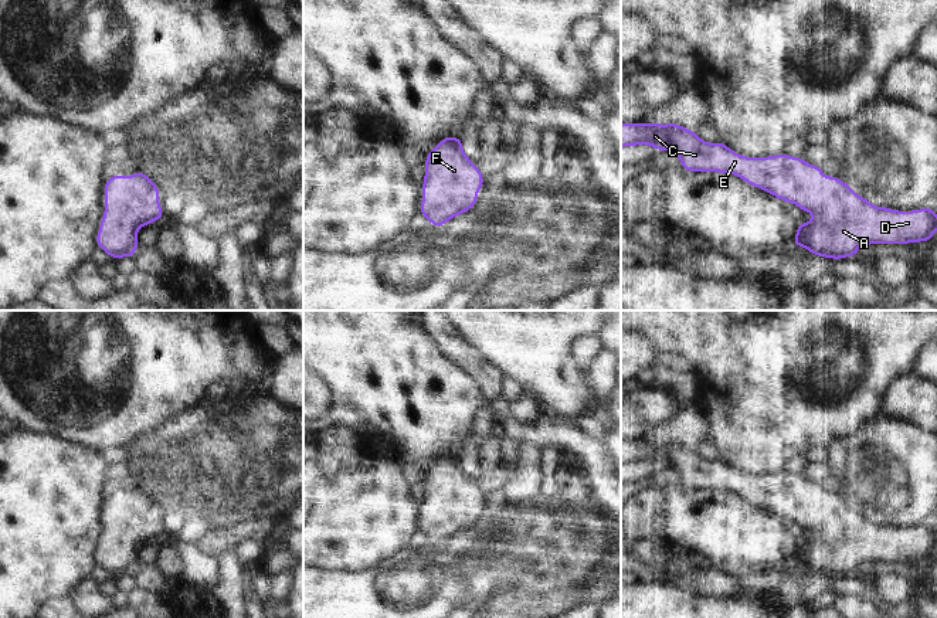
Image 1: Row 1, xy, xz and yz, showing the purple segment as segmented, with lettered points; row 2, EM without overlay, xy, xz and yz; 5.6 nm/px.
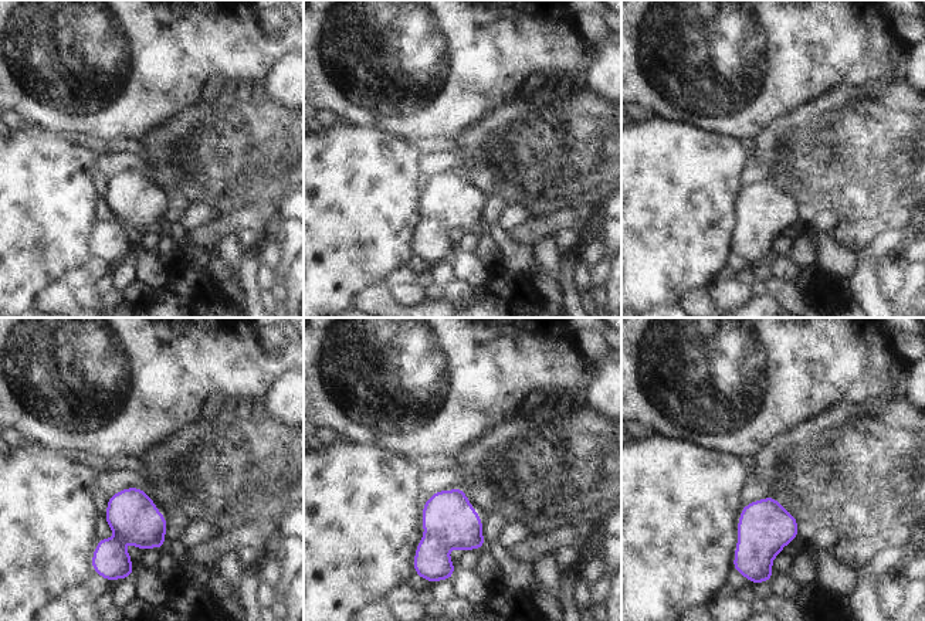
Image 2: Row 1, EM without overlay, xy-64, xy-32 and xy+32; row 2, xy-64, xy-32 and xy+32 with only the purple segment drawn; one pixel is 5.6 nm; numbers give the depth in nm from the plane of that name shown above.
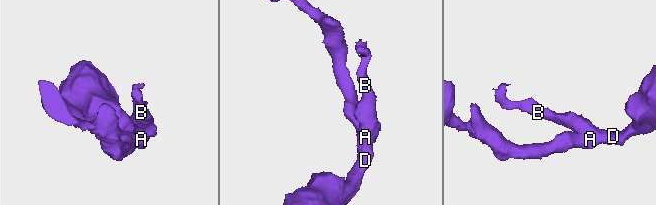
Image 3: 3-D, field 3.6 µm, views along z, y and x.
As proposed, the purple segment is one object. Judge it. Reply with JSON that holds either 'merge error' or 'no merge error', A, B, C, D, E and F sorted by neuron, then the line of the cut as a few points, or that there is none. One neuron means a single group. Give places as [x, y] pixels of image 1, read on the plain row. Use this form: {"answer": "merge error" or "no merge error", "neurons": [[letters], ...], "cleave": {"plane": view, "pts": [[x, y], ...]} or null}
{"answer": "no merge error", "neurons": [["A", "B", "C", "D", "E", "F"]], "cleave": null}

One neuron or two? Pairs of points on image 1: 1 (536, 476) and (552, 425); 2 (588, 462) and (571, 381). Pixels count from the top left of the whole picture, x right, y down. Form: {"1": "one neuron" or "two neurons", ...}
{"1": "two neurons", "2": "two neurons"}

